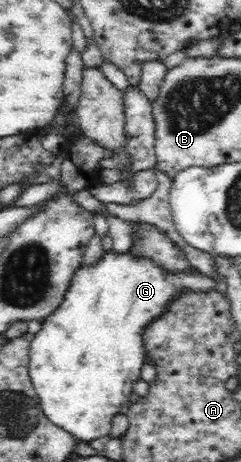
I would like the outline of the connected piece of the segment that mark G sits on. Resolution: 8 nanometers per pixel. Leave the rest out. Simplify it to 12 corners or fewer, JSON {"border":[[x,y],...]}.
{"border":[[103,251],[29,345],[46,418],[92,442],[196,268]]}

